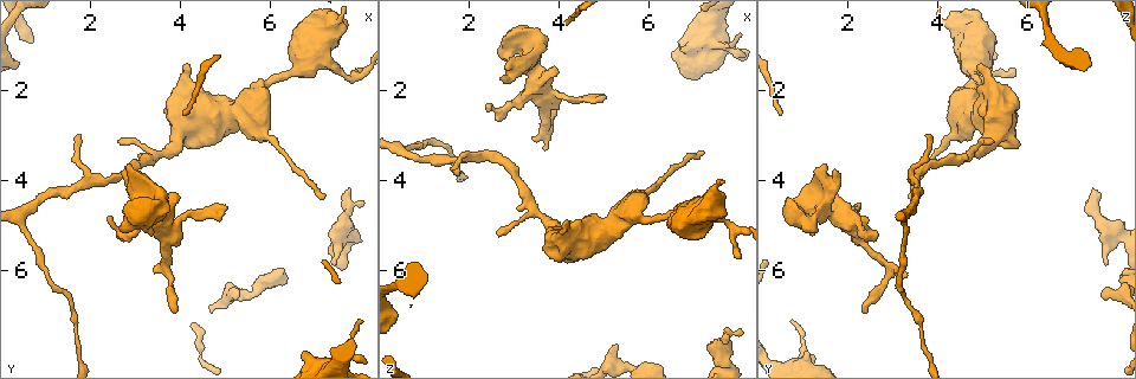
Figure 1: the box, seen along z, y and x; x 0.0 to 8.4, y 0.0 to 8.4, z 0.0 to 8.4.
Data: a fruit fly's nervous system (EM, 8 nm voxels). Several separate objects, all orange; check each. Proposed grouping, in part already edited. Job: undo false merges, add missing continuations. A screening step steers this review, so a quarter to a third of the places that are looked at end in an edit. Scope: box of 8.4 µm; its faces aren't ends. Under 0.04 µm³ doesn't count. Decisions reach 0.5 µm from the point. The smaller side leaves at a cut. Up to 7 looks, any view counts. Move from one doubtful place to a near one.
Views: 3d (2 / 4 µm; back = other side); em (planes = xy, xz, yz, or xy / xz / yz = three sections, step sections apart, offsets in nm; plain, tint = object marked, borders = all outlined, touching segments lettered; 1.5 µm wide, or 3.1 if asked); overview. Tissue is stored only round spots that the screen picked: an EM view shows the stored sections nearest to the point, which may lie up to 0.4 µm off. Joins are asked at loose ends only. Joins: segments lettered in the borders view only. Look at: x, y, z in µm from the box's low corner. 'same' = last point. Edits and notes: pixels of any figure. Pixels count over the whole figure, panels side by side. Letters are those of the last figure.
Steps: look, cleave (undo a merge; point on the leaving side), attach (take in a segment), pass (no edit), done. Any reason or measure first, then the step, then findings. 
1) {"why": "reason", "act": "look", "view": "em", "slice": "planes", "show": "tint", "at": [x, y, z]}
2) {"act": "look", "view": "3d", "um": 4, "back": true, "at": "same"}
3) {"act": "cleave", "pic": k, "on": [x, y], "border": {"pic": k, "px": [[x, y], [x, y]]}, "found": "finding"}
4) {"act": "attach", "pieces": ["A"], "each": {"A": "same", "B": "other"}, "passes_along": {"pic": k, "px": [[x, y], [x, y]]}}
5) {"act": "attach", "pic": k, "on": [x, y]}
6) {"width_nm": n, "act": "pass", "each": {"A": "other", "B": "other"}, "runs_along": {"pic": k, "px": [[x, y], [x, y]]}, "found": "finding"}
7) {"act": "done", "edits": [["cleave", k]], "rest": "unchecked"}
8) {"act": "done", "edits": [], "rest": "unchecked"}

{"why": "three arms meet", "act": "look", "view": "3d", "um": 4, "at": [3.40, 4.75, 1.35]}

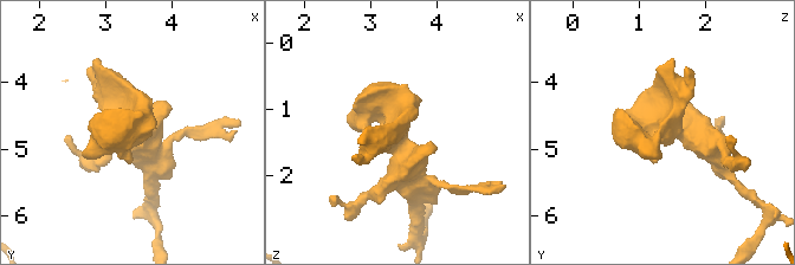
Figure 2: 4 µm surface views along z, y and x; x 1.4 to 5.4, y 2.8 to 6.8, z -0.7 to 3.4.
{"why": "need the tissue", "act": "look", "view": "em", "slice": "xz", "step": 8, "show": "tint", "at": [3.40, 4.75, 1.30]}

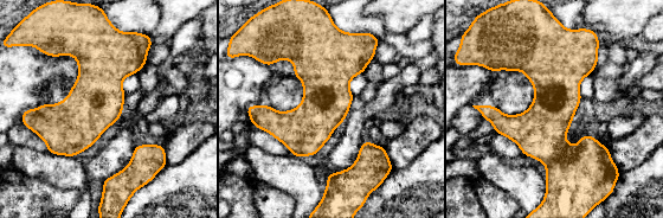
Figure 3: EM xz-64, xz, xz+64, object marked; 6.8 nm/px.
{"act": "look", "view": "em", "slice": "planes", "show": "borders", "at": "same"}

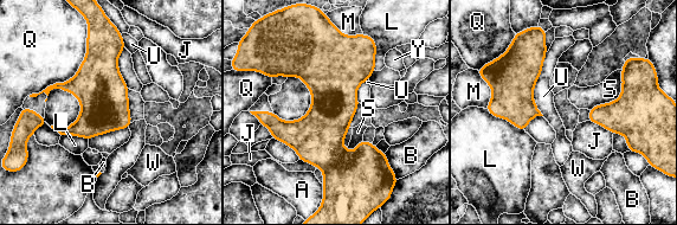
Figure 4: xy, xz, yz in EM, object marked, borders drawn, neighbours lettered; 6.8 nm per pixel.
{"act": "pass", "each": {"A": "other", "B": "other", "J": "other", "L": "other", "M": "other", "Q": "other", "S": "other", "U": "other", "W": "other", "Y": "other"}, "border": {"pic": 4, "px": [[588, 120], [613, 133]]}, "found": "one cell here"}

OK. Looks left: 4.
{"why": "an open end", "act": "look", "view": "em", "slice": "planes", "show": "borders", "at": [3.90, 6.95, 2.35]}

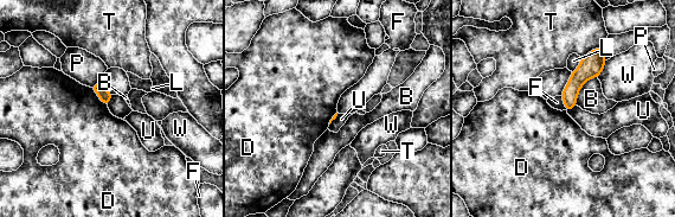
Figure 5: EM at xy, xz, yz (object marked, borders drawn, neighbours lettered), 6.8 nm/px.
{"act": "pass", "each": {"B": "other", "D": "other", "F": "other", "L": "other", "P": "other", "T": "other", "U": "other", "W": "other"}, "runs_along": {"pic": 5, "px": [[599, 50], [571, 89], [567, 107]]}, "found": "no lettered segment goes on from it"}

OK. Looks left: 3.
{"why": "branch stops here", "act": "look", "view": "3d", "um": 4, "back": true, "at": [7.80, 4.20, 7.40]}

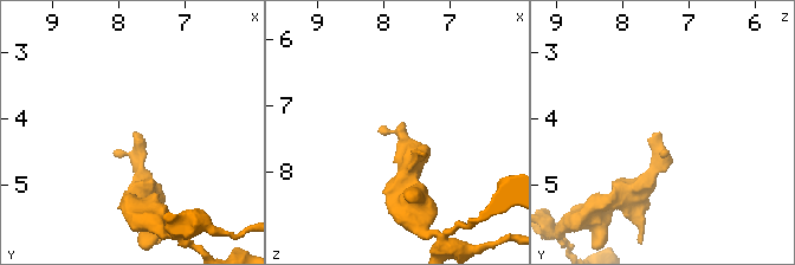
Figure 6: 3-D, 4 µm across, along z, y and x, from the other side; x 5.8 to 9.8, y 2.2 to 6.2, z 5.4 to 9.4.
{"why": "shape alone is not enough", "act": "look", "view": "em", "slice": "planes", "show": "borders", "at": [7.75, 4.20, 7.40]}

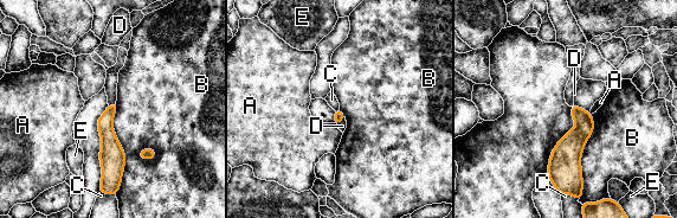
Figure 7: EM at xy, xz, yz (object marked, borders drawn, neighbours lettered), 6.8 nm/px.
{"act": "pass", "each": {"A": "other", "B": "other", "C": "other", "D": "other", "E": "other"}, "runs_along": {"pic": 7, "px": [[113, 108], [108, 115], [108, 178]]}, "found": "no lettered segment goes on from it"}

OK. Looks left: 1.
{"act": "done", "edits": [], "rest": "unchecked"}

